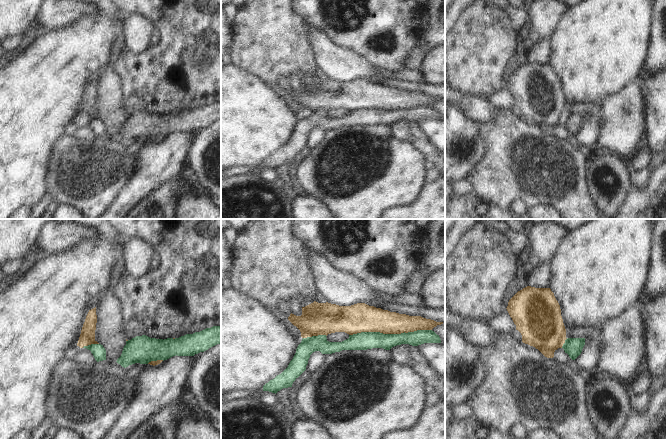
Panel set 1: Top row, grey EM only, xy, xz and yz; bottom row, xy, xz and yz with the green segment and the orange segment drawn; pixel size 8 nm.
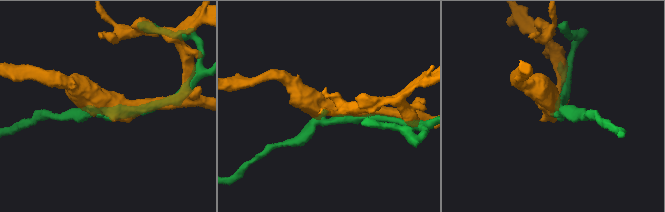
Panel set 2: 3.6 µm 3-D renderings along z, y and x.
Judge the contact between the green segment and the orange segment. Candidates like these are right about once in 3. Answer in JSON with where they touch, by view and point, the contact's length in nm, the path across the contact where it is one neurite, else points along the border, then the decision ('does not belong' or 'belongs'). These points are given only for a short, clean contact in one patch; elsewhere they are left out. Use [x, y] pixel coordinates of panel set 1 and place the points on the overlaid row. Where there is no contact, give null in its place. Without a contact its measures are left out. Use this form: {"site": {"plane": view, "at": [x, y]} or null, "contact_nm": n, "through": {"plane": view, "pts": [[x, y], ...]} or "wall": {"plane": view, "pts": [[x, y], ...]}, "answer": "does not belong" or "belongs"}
{"site": {"plane": "xz", "at": [390, 334]}, "contact_nm": 650, "answer": "does not belong"}

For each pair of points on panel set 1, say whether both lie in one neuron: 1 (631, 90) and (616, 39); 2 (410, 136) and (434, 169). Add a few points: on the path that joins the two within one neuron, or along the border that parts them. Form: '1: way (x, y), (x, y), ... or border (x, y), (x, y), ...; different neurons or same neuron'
1: border (644, 66), (632, 82), (609, 97); different neurons
2: way (419, 143), (433, 160); same neuron

